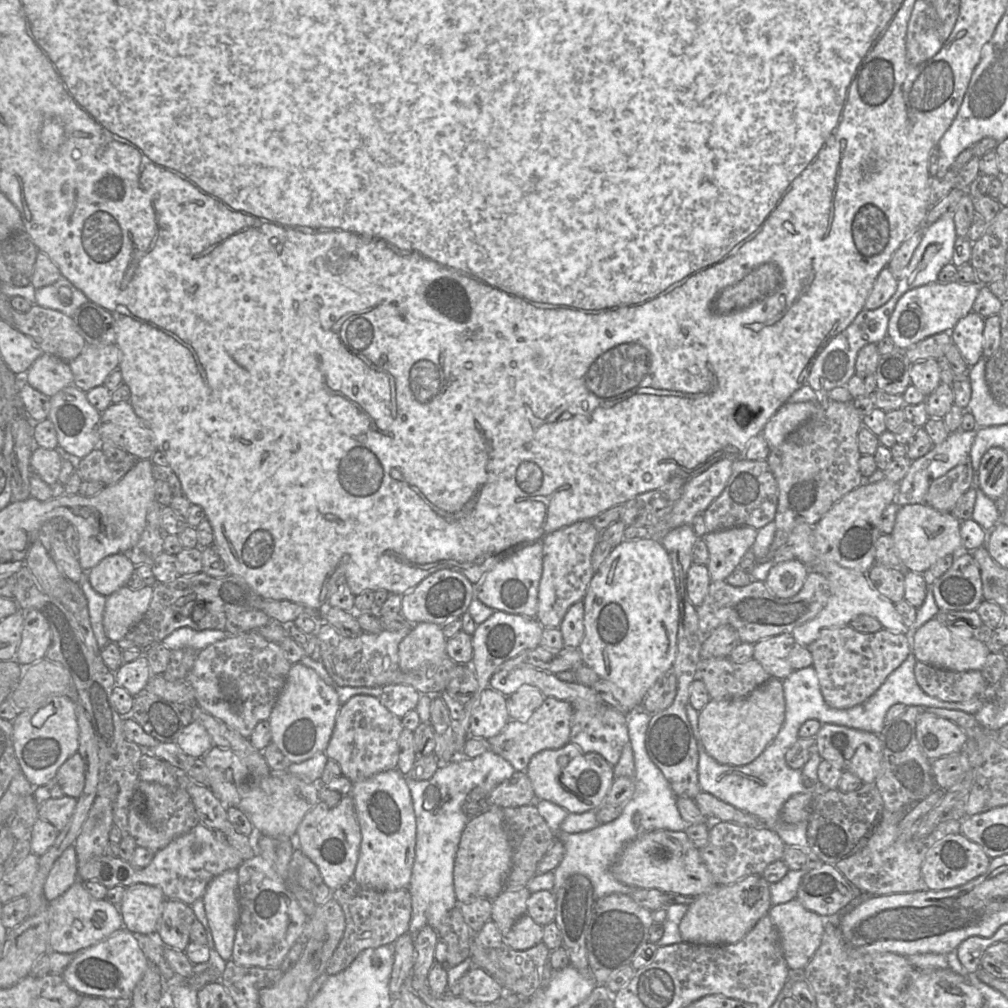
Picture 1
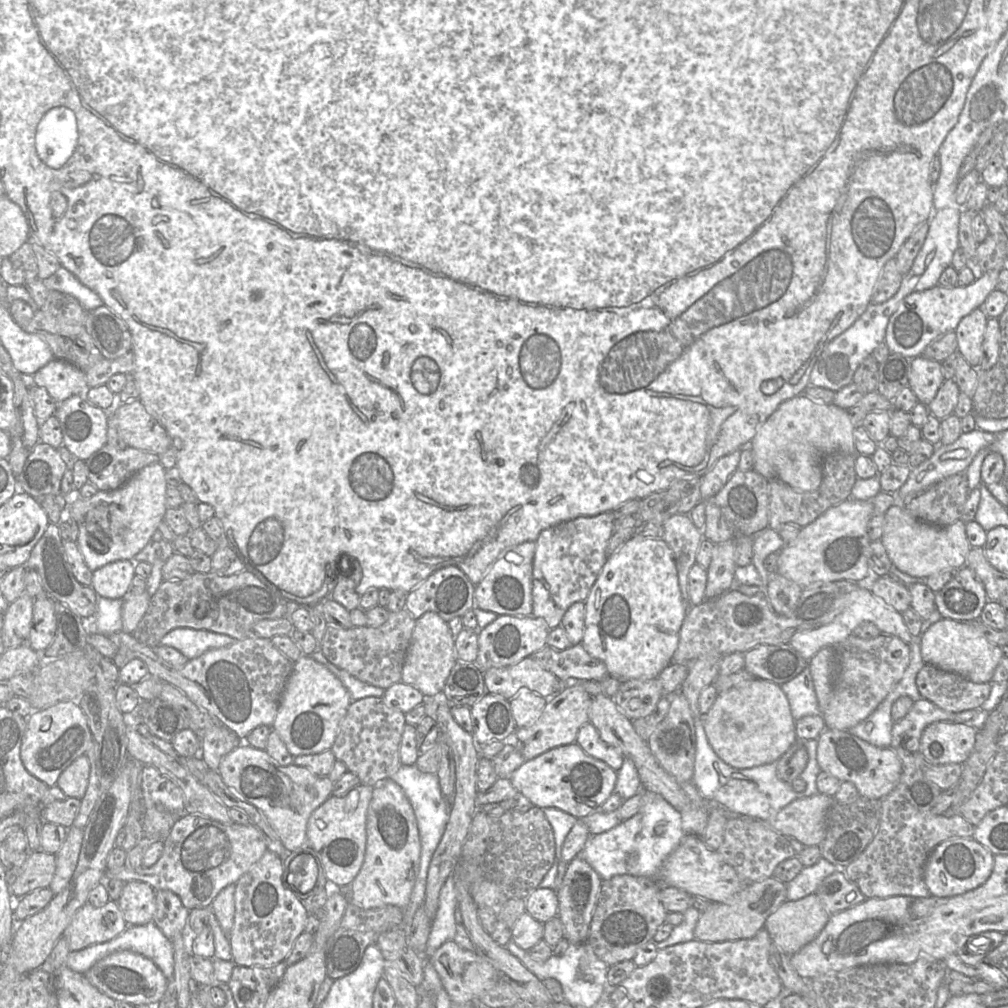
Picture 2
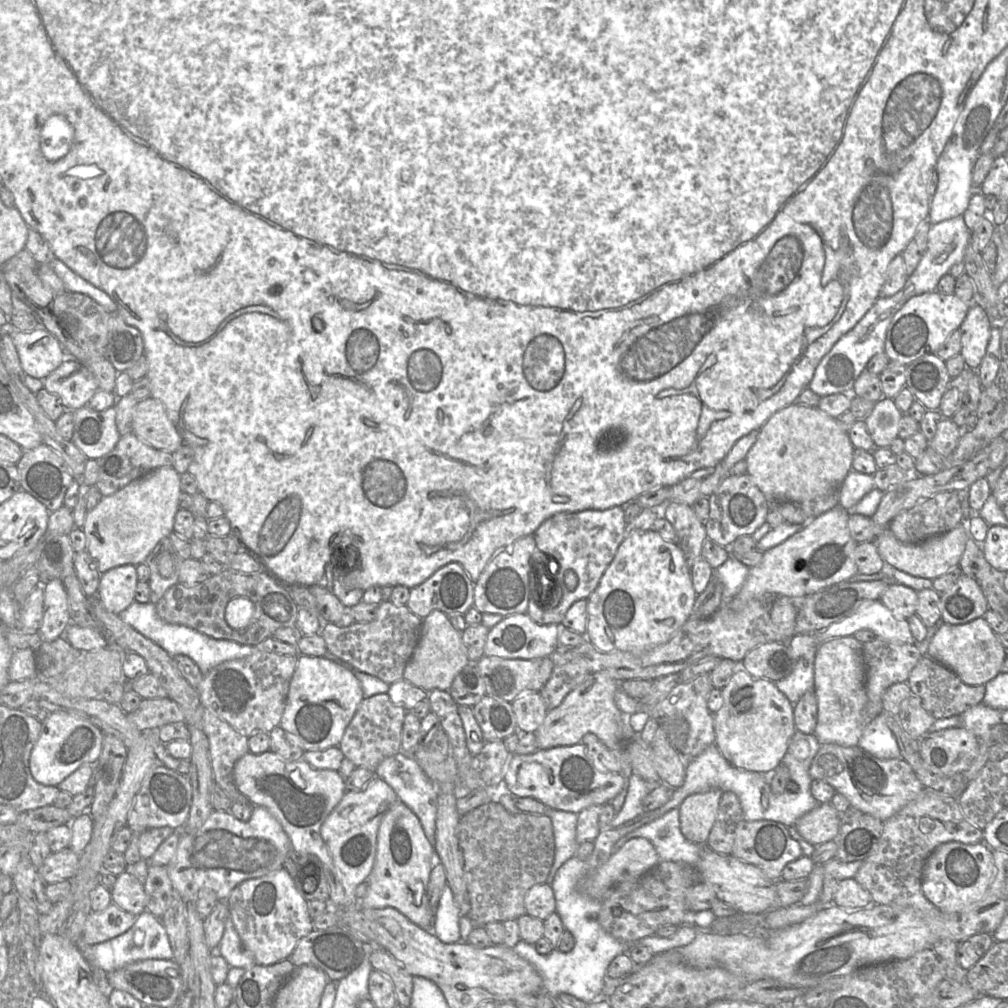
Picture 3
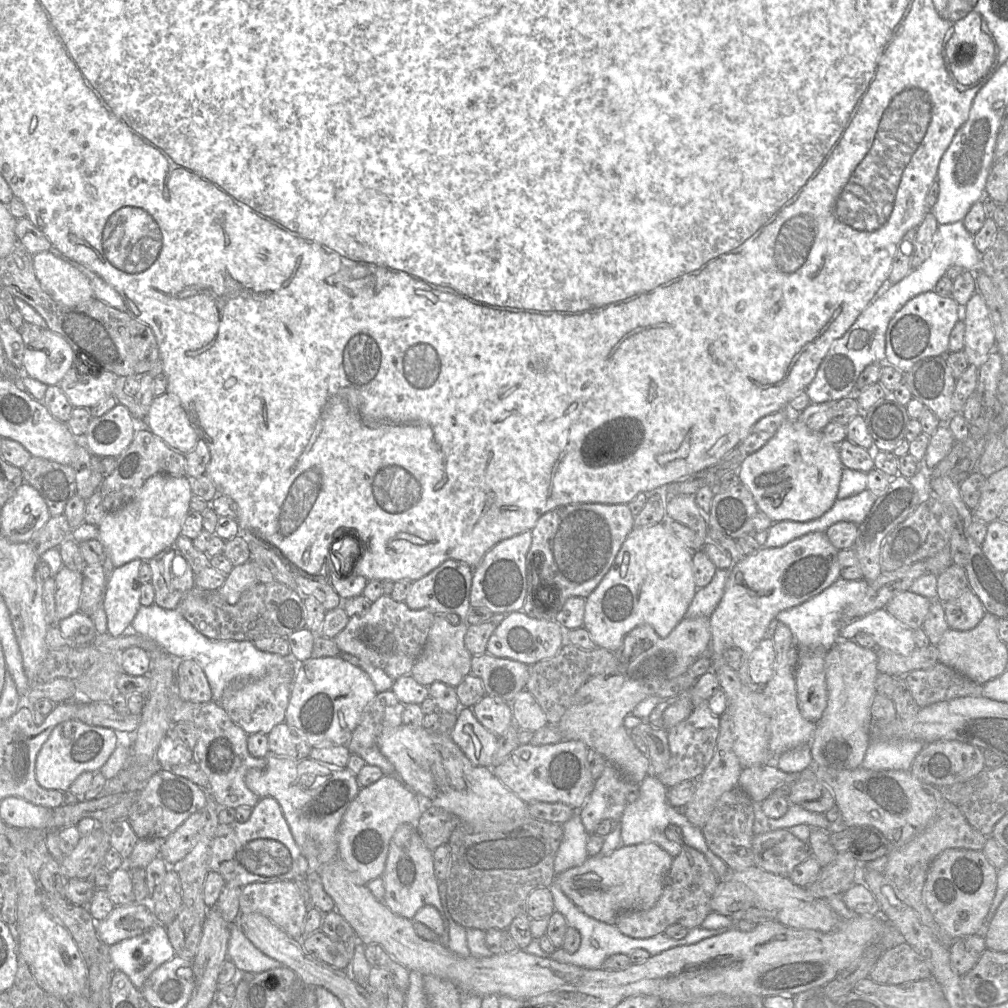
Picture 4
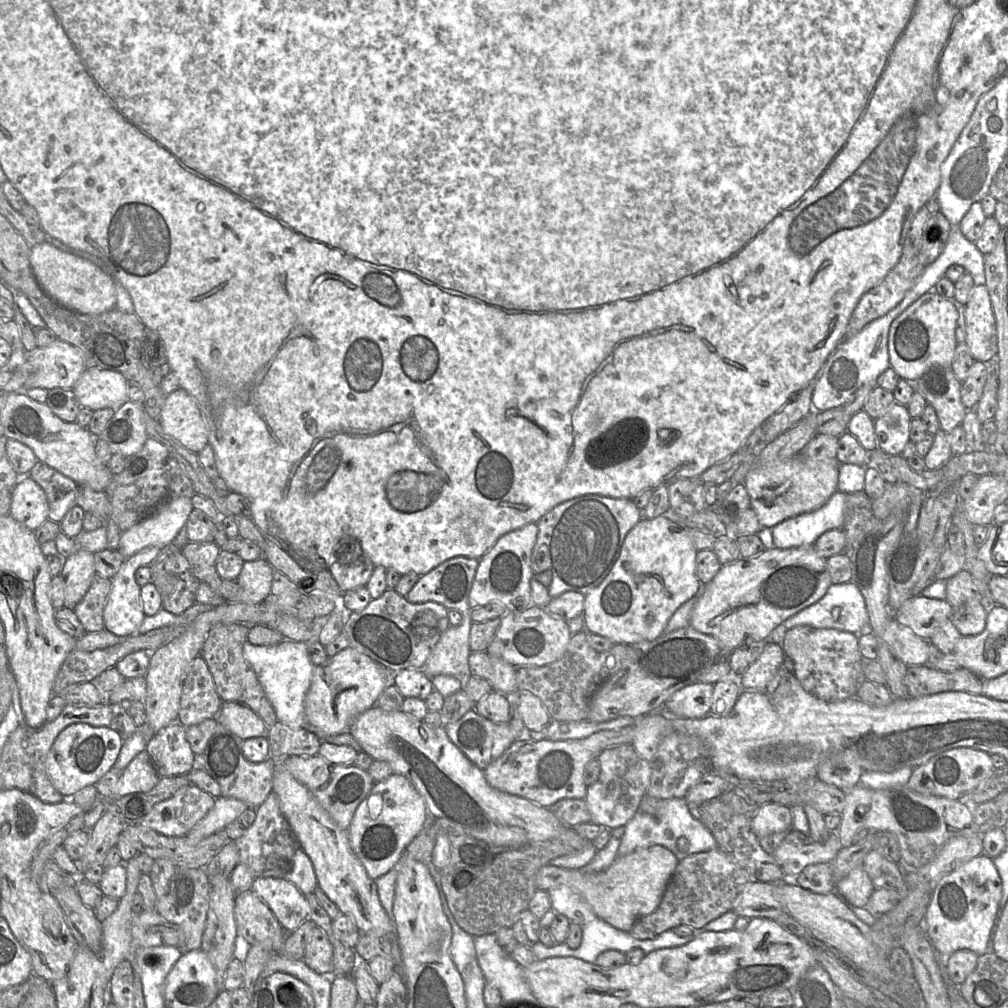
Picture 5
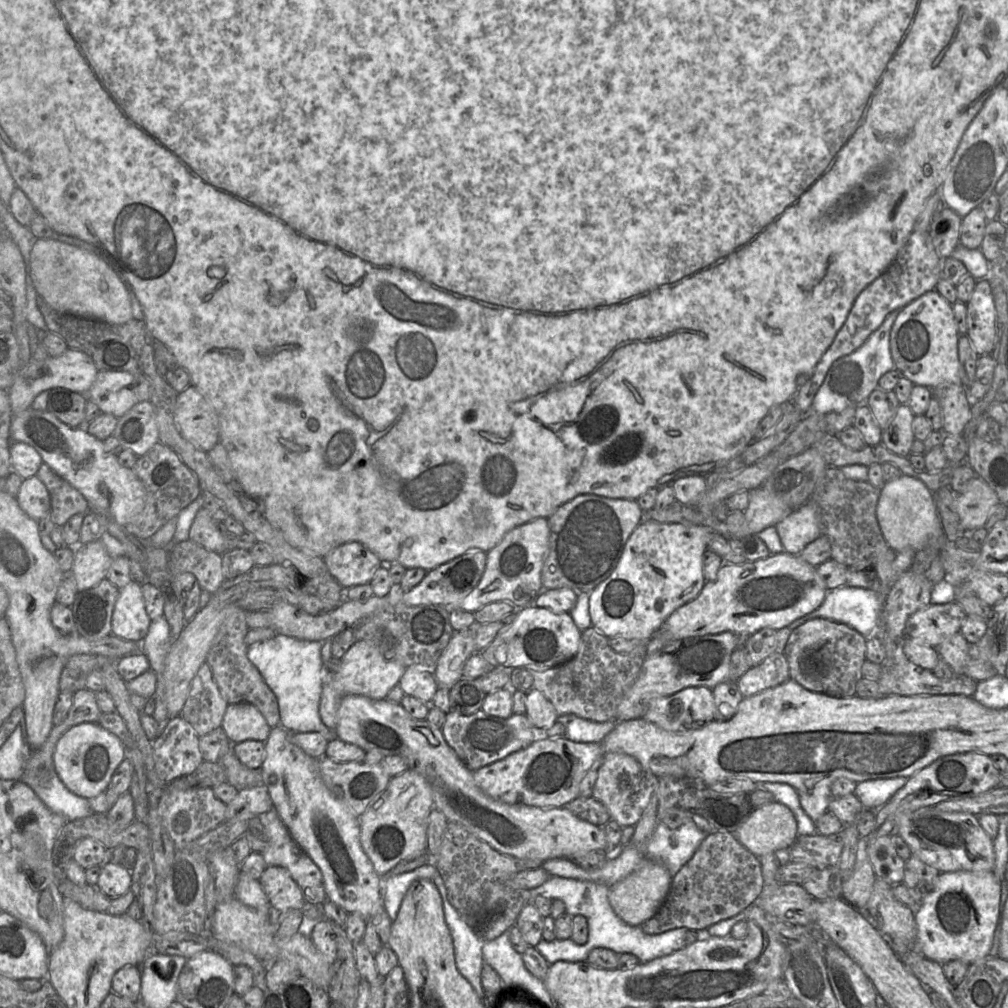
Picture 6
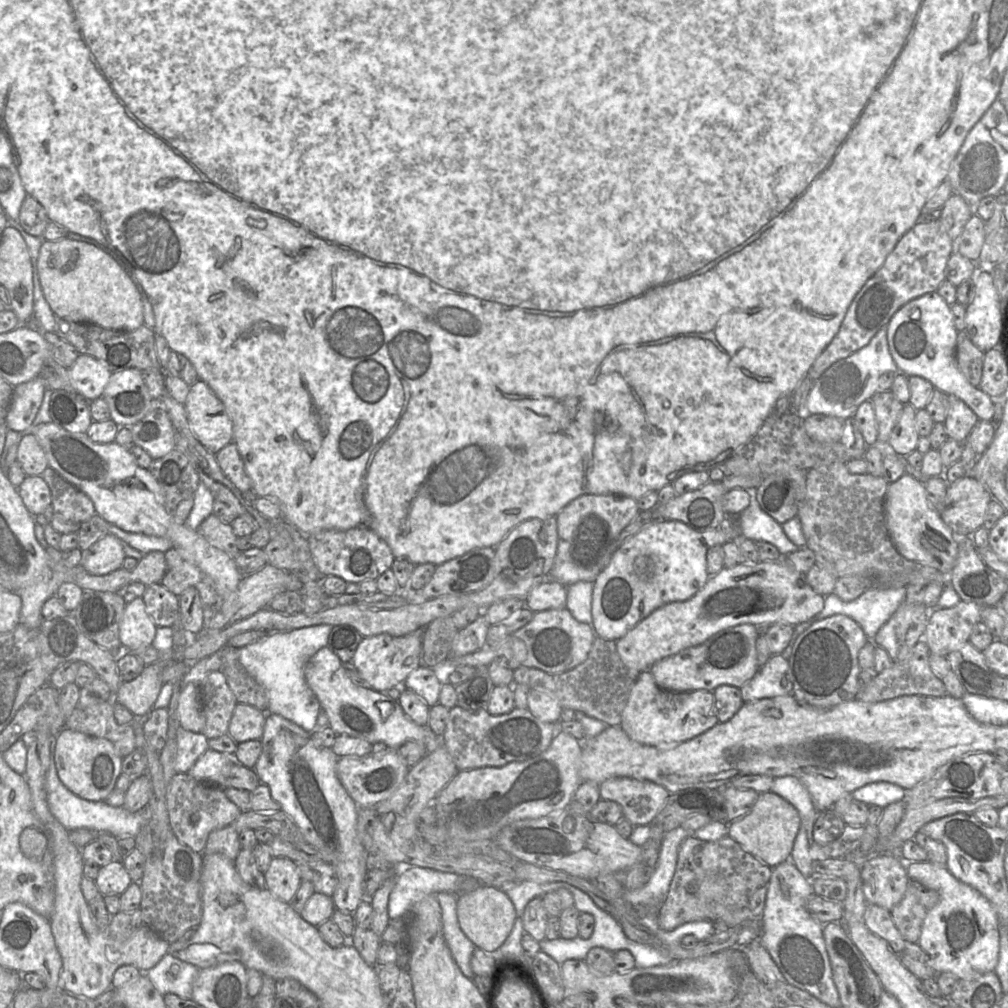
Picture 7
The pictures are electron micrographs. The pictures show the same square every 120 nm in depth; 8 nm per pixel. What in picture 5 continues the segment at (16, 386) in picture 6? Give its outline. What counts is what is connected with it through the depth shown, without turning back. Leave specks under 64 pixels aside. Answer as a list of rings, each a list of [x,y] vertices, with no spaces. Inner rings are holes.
[[[57,338],[53,343],[51,343],[47,347],[36,347],[34,350],[27,352],[26,362],[23,365],[23,374],[25,375],[24,391],[18,391],[18,392],[25,393],[26,390],[31,388],[45,388],[47,390],[50,390],[52,388],[73,388],[73,386],[75,385],[75,383],[77,382],[77,380],[80,378],[80,376],[85,370],[86,369],[83,361],[82,352],[79,350],[79,348]]]

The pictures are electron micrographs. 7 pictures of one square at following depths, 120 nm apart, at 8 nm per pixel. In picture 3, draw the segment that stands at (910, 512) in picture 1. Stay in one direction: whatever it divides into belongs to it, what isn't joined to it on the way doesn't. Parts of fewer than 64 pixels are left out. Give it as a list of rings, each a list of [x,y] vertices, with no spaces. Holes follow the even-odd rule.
[[[962,523],[945,534],[931,537],[917,544],[900,542],[886,527],[881,529],[881,533],[873,542],[875,542],[879,555],[886,566],[892,566],[913,576],[934,580],[959,565],[969,538],[967,526]]]

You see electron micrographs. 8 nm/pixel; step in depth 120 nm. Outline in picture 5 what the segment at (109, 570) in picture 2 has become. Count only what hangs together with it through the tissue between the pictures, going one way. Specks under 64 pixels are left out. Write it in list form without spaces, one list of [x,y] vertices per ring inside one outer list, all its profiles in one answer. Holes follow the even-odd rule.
[[[148,546],[125,559],[118,572],[111,579],[111,590],[104,608],[104,628],[111,633],[129,637],[137,634],[137,631],[145,617],[141,598],[141,587],[135,580],[135,572],[141,566],[149,566],[158,555],[160,548]]]

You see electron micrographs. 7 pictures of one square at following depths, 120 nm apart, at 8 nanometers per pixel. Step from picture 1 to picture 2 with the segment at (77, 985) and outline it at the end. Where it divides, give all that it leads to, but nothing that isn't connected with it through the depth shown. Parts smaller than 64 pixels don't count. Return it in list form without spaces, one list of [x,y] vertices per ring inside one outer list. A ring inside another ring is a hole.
[[[129,950],[118,951],[105,957],[84,975],[93,986],[107,996],[115,1001],[127,1002],[133,1006],[157,1004],[162,999],[169,983],[152,960]]]

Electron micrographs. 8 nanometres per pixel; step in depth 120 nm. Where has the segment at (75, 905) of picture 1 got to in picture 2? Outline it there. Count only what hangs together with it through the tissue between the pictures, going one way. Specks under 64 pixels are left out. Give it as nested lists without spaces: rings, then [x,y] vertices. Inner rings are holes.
[[[110,899],[101,907],[87,902],[76,912],[63,936],[68,941],[70,951],[74,952],[108,942],[122,934],[127,927],[116,901]]]

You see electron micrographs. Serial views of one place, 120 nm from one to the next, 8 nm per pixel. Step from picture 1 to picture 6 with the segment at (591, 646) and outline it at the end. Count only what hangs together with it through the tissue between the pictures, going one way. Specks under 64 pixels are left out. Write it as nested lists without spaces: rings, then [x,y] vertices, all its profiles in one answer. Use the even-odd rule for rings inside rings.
[[[645,513],[644,520],[638,525],[626,541],[622,554],[613,572],[589,593],[589,614],[592,627],[608,638],[623,637],[629,640],[649,640],[652,638],[675,610],[696,598],[704,587],[706,580],[703,573],[703,554],[708,549],[708,542],[713,534],[719,533],[711,527],[684,525],[681,523],[660,523],[646,519]]]

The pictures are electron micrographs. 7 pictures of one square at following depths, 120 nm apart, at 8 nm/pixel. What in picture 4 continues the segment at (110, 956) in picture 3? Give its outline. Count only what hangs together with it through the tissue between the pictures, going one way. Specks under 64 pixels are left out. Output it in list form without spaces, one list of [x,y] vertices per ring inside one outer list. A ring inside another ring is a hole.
[[[160,923],[142,935],[109,946],[114,971],[124,972],[139,990],[158,967],[176,955],[167,929]]]

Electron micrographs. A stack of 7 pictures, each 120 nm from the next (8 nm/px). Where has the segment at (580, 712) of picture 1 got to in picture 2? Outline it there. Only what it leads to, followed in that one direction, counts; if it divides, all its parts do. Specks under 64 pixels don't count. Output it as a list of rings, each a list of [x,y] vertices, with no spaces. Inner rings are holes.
[[[591,722],[580,727],[577,733],[576,743],[585,753],[605,762],[613,770],[618,771],[621,768],[624,760],[622,752],[605,743]]]

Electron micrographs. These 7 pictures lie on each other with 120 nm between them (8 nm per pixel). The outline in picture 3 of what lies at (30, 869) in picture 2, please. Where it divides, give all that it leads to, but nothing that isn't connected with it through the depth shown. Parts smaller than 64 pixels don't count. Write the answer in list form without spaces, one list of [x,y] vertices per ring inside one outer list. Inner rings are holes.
[[[69,847],[52,852],[38,868],[38,873],[46,884],[71,880],[78,872],[80,855]]]

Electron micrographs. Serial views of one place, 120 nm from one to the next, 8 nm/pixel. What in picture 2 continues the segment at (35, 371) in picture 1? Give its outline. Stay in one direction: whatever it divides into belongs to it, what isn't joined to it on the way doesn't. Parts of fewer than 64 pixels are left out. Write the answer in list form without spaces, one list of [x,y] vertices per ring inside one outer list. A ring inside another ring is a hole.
[[[52,359],[33,374],[35,385],[45,388],[51,397],[61,403],[73,395],[85,395],[90,387],[86,374],[74,364]]]

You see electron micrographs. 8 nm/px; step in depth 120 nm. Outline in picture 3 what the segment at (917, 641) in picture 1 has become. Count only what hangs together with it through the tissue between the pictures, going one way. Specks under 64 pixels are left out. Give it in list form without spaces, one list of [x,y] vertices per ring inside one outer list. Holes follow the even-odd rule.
[[[977,618],[965,624],[942,623],[933,635],[927,656],[946,666],[966,684],[985,685],[995,678],[1006,658],[1005,647],[984,618]]]

